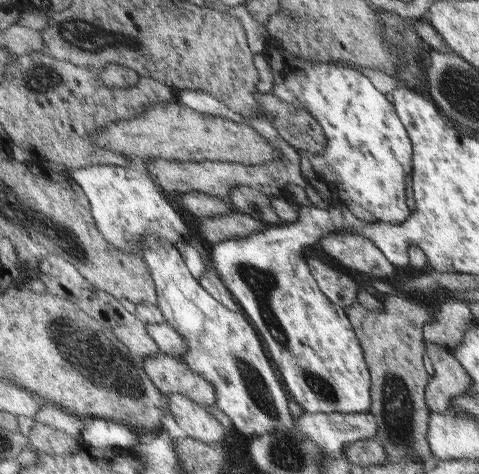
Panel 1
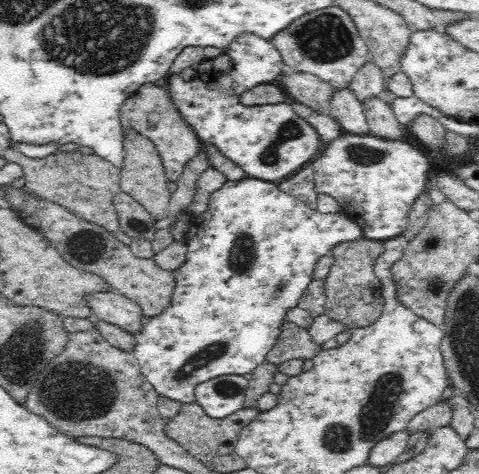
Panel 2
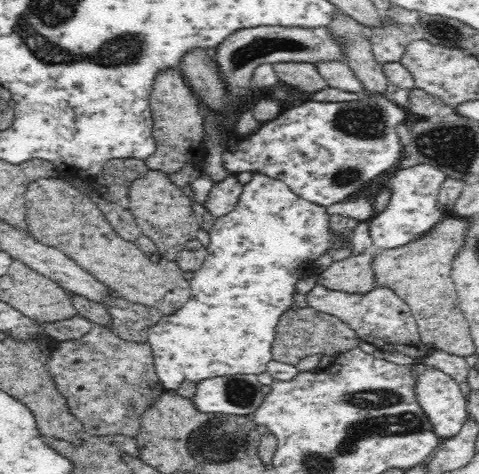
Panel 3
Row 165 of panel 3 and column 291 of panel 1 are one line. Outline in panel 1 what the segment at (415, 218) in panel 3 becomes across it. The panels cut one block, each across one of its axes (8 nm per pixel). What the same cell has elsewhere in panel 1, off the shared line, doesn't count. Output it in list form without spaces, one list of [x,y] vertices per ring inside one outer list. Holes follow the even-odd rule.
[[[141,234],[137,240],[139,256],[147,270],[153,276],[155,290],[157,290],[157,308],[161,310],[167,324],[171,324],[187,344],[187,354],[181,358],[195,374],[203,376],[213,384],[215,402],[219,410],[231,420],[233,430],[255,438],[261,434],[269,434],[273,430],[297,432],[305,434],[311,442],[325,450],[329,458],[343,458],[345,448],[361,442],[361,440],[375,440],[377,436],[377,420],[371,412],[365,414],[337,414],[337,412],[303,412],[299,418],[293,418],[287,410],[285,392],[281,390],[273,364],[267,362],[263,350],[257,340],[257,332],[251,322],[241,316],[239,312],[227,310],[219,300],[215,300],[187,270],[179,250],[167,242],[161,234]],[[323,416],[323,422],[317,422]]]

